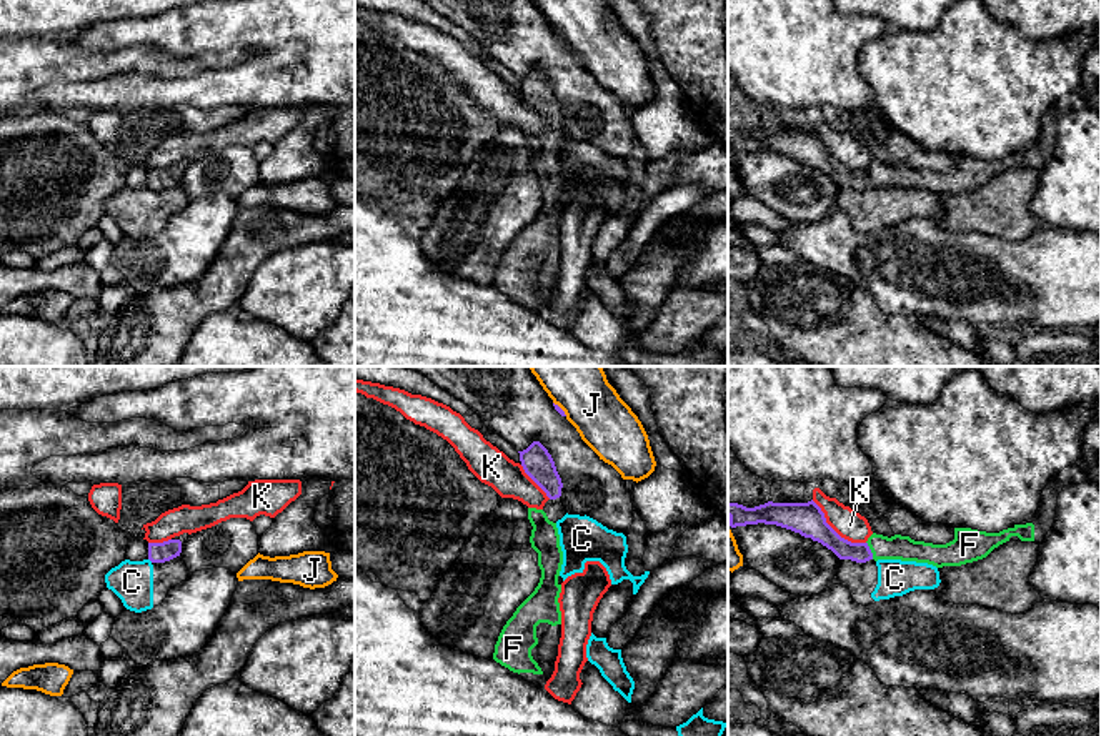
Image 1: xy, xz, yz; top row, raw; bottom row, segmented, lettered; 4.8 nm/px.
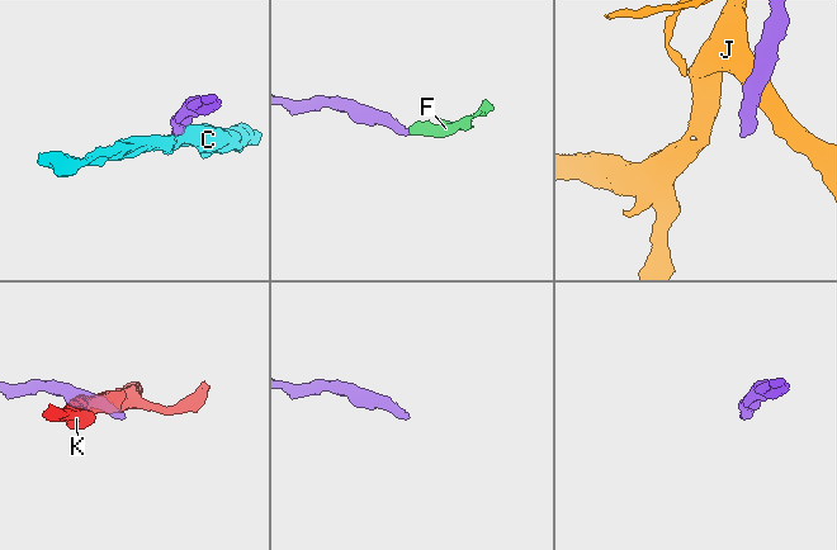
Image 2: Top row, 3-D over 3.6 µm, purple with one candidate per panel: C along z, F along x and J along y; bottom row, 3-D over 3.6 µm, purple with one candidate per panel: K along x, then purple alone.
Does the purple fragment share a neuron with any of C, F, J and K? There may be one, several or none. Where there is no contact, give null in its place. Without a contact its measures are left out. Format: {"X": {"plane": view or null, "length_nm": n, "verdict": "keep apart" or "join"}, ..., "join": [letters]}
{"C": {"plane": "xy", "length_nm": 30, "verdict": "keep apart"}, "F": {"plane": "yz", "length_nm": 90, "verdict": "join"}, "J": {"plane": "xz", "length_nm": 100, "verdict": "keep apart"}, "K": {"plane": "yz", "length_nm": 340, "verdict": "keep apart"}, "join": ["F"]}

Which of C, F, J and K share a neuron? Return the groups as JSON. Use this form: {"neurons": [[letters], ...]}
{"neurons": [["C"], ["F"], ["J"], ["K"]]}

